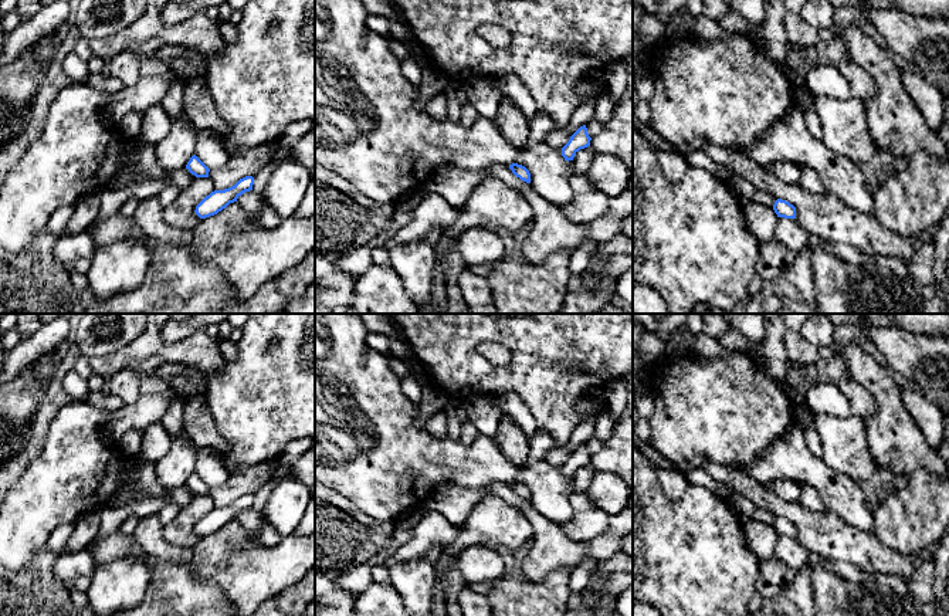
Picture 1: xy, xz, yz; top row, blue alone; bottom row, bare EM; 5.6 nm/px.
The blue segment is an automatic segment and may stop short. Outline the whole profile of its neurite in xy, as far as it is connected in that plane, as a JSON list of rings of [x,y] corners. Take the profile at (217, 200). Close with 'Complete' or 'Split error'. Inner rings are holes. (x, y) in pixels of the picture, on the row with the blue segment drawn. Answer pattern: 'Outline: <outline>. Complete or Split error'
Outline: [[[245,176],[228,189],[214,190],[196,206],[194,211],[200,219],[214,216],[226,209],[230,203],[237,202],[243,193],[252,190],[252,185],[254,177]]]. Complete

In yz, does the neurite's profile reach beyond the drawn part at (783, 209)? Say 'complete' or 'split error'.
complete

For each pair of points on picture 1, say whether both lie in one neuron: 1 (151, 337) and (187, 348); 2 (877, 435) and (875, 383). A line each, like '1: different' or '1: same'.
1: same
2: same

